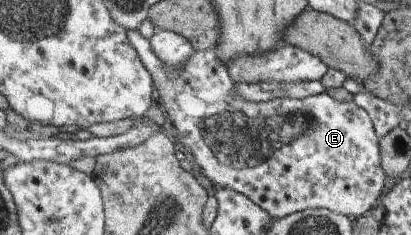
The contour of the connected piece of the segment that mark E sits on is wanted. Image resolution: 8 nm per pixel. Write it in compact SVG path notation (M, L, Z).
M137 29L128 31L129 42L133 44L133 48L140 53L141 59L144 61L145 66L149 68L149 71L155 78L155 85L160 92L160 104L165 114L174 125L176 132L179 134L180 142L182 145L193 154L194 160L198 163L203 173L210 179L215 188L231 188L236 192L245 194L248 198L251 198L253 202L259 204L261 208L267 210L271 214L272 218L281 219L290 216L291 214L302 212L307 209L319 209L325 208L333 210L338 214L349 216L353 219L357 219L365 214L370 213L375 202L382 199L381 192L383 192L383 186L385 186L385 177L387 174L382 166L380 137L377 135L372 117L365 111L365 108L361 108L359 104L354 101L341 102L331 98L329 94L319 94L318 96L309 96L303 99L289 99L288 97L274 99L271 101L264 101L261 103L249 102L241 98L241 94L237 94L237 88L235 88L236 82L232 80L230 73L228 72L228 66L225 66L215 49L211 48L205 51L196 51L194 56L189 58L189 62L183 66L183 68L173 68L173 66L165 66L159 58L157 58L155 52L152 50L150 40L143 38Z

